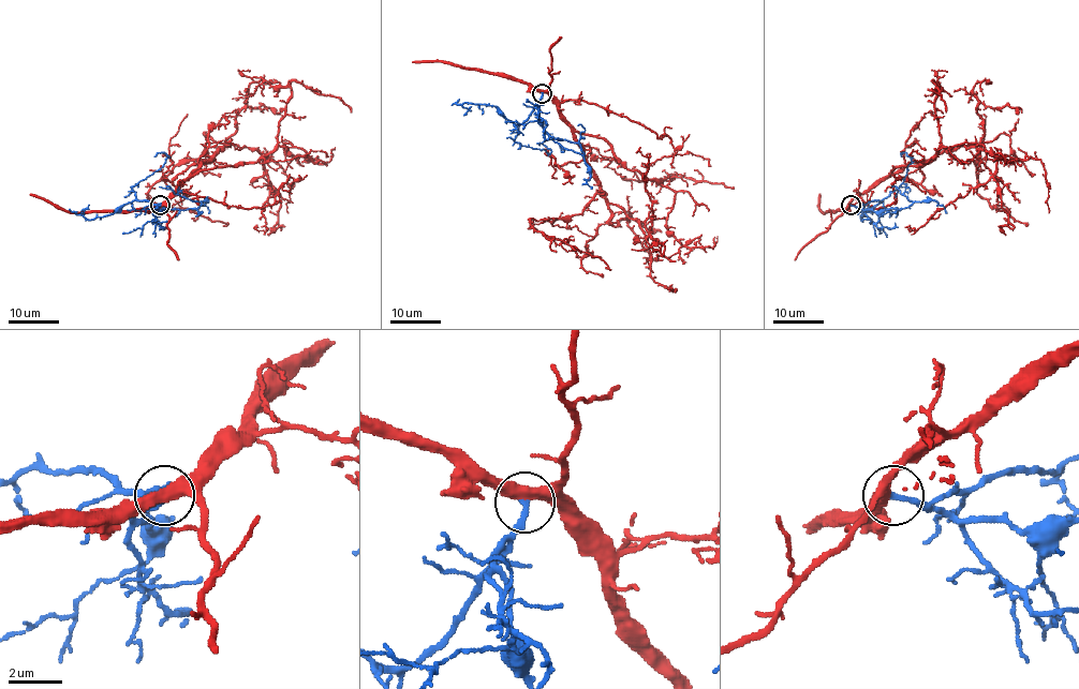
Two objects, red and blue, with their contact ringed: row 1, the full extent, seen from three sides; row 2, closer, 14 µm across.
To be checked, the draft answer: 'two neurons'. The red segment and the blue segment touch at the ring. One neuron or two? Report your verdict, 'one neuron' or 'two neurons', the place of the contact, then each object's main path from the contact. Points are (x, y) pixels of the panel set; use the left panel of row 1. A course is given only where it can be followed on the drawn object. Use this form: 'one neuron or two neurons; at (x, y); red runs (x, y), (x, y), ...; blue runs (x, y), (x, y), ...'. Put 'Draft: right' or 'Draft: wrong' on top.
Draft: wrong
one neuron; at (160, 205); red runs (160, 205), (202, 163), (235, 144), (253, 148), (263, 158), (269, 184), (262, 206), (266, 230), (257, 225); blue runs (160, 205), (154, 209), (193, 209), (202, 204), (160, 186)

